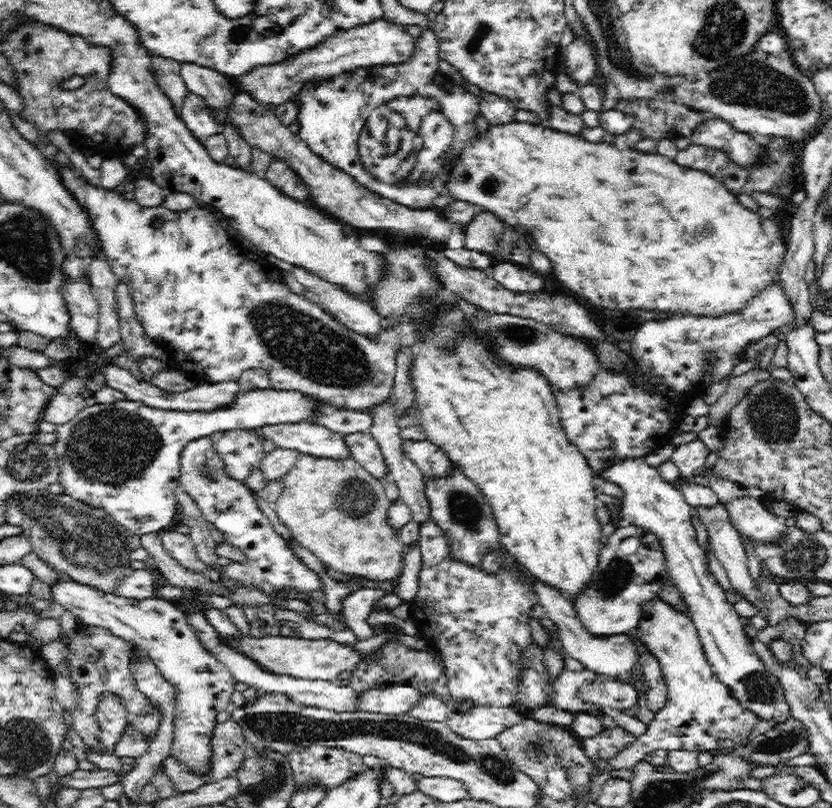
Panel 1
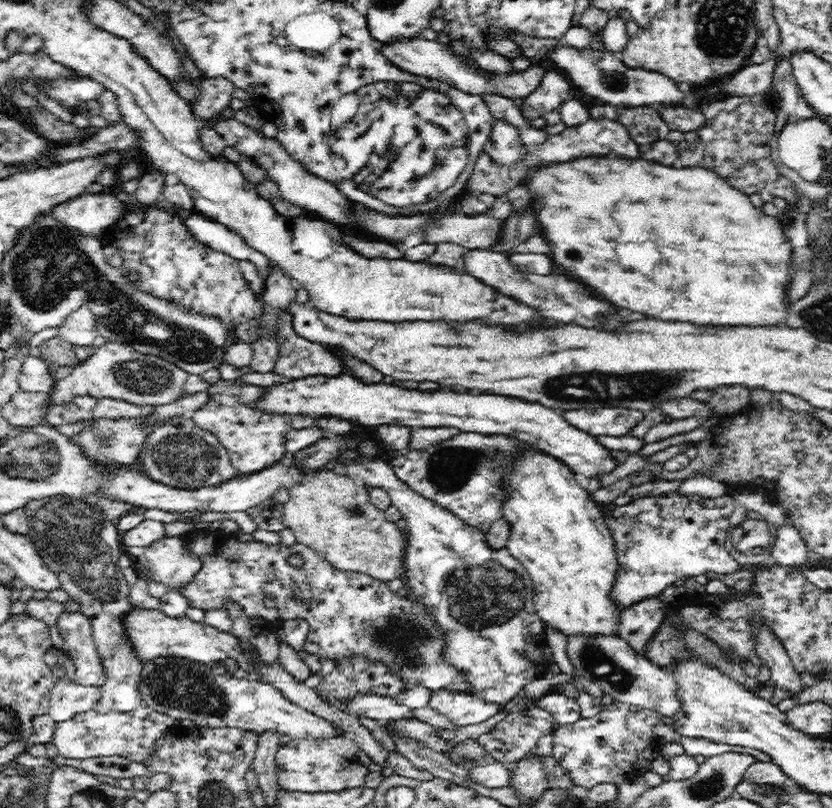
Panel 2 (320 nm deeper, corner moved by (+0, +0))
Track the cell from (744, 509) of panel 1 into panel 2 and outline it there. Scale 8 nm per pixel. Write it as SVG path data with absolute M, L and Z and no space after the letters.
M792 524L778 527L772 546L771 562L789 568L803 569L810 566L806 557L808 551L799 530Z

